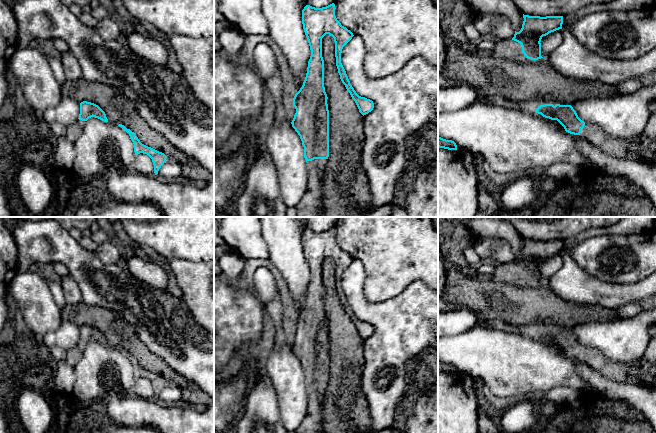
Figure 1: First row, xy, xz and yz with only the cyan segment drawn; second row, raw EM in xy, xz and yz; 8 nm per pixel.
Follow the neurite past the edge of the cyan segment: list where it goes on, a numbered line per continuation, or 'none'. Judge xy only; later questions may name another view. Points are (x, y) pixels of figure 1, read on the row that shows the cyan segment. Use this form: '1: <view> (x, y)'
1: xy (73, 131)

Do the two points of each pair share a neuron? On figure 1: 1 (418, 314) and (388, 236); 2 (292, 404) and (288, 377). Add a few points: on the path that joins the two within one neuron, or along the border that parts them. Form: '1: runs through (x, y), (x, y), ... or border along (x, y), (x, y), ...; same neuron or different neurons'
1: border along (427, 285), (413, 280), (387, 298); different neurons
2: runs through (292, 397), (289, 384); same neuron

